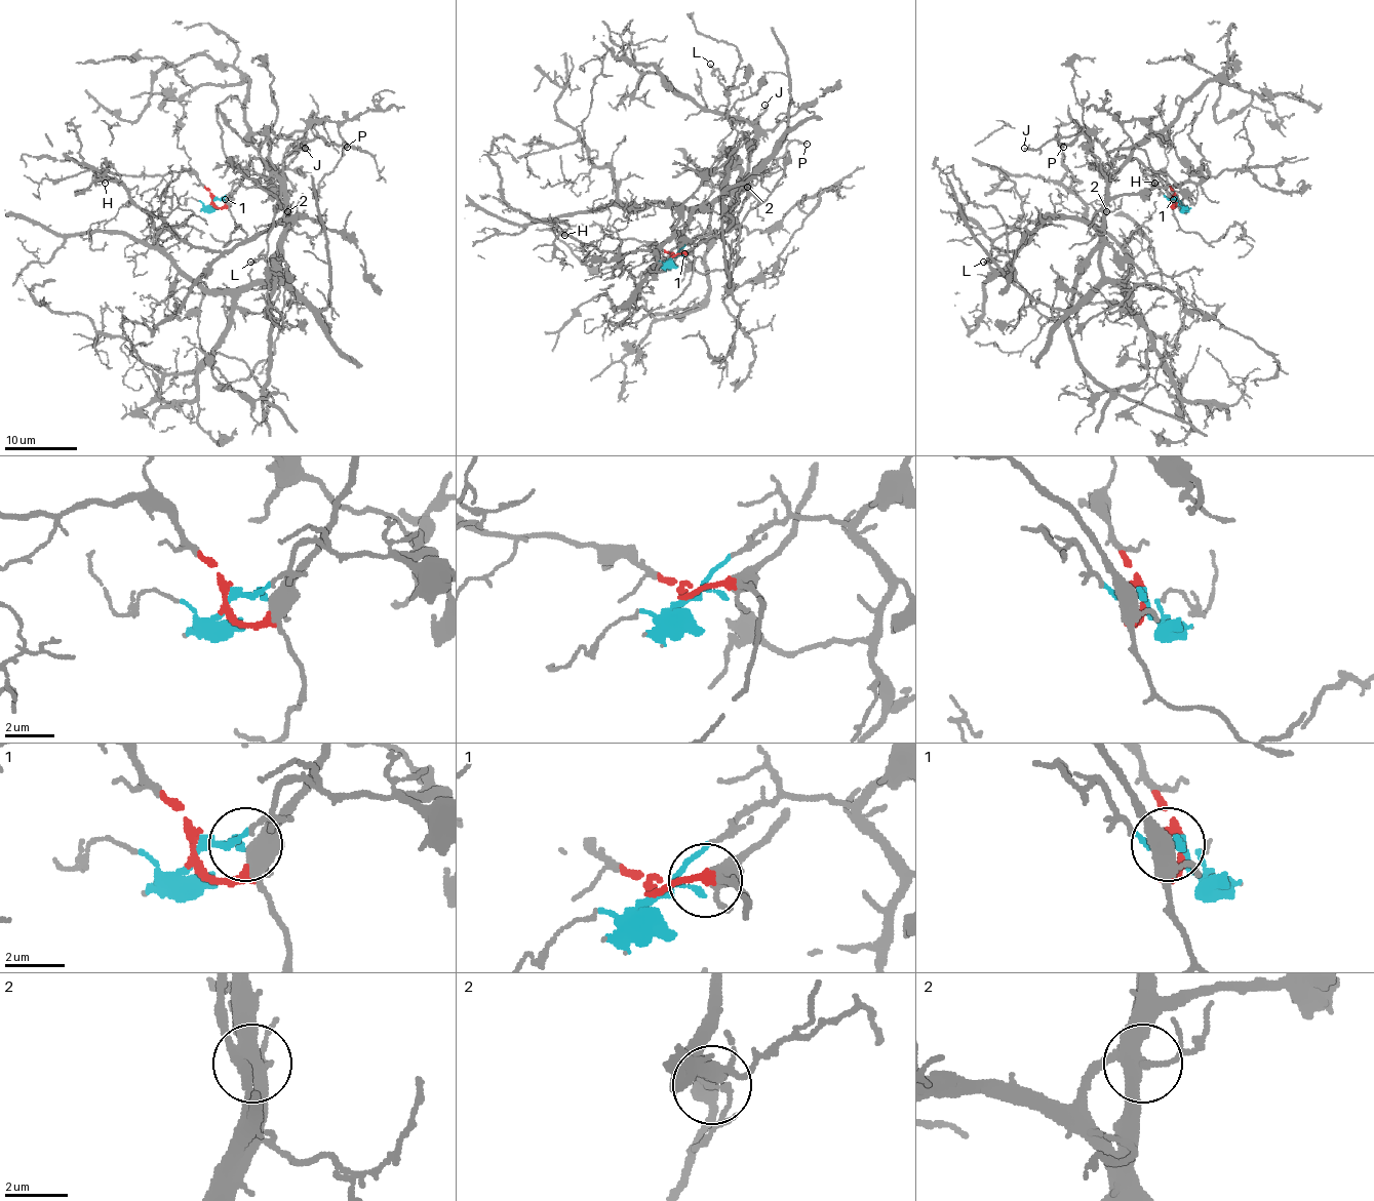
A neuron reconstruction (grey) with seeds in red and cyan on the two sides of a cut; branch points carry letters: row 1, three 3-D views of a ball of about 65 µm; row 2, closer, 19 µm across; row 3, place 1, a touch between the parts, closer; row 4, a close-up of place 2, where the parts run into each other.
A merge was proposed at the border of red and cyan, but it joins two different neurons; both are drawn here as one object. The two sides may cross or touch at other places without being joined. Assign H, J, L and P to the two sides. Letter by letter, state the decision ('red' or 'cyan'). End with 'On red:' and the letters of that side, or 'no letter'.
H: red
J: red
L: cyan
P: cyan
On red: H, J

